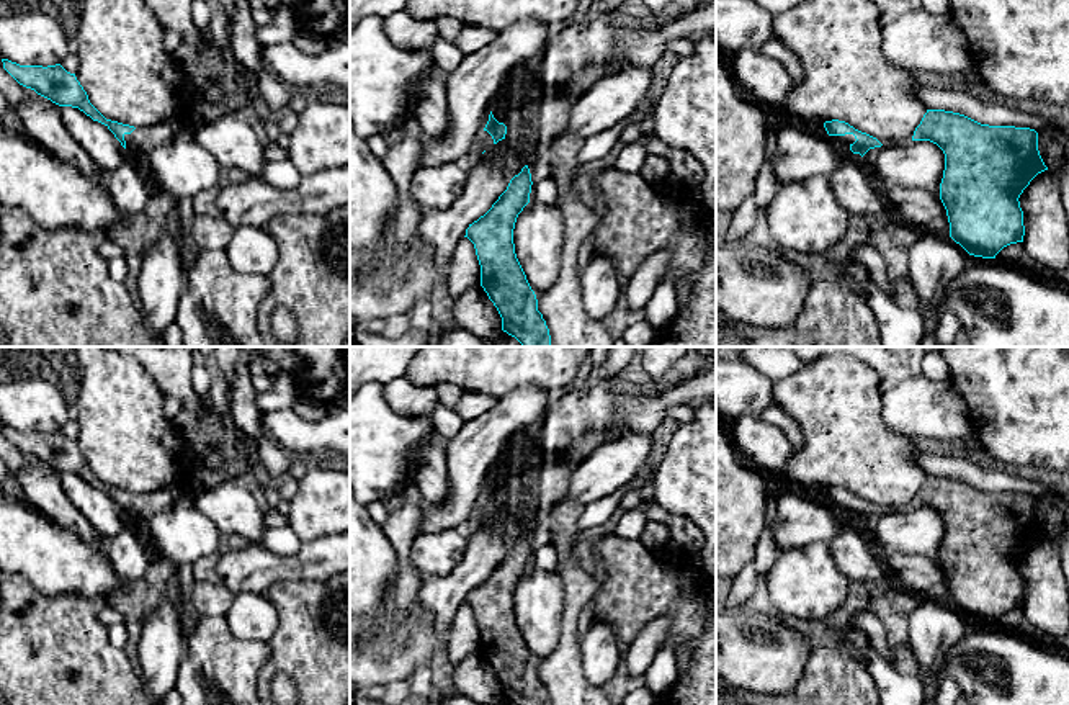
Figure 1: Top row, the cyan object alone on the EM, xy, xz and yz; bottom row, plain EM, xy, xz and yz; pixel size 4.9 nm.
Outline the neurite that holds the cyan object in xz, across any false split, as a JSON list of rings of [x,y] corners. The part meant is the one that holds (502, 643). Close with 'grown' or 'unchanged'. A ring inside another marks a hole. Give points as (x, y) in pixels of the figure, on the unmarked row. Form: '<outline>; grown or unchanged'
[[[525,532],[492,574],[469,590],[464,604],[474,610],[481,653],[502,684],[502,697],[515,705],[551,705],[513,610],[515,589],[530,569],[531,551]]]; unchanged

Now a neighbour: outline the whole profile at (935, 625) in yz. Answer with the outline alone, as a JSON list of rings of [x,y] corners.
[[[917,595],[919,602],[909,617],[909,646],[924,674],[940,682],[938,672],[946,653],[969,628],[969,620],[950,602]]]

